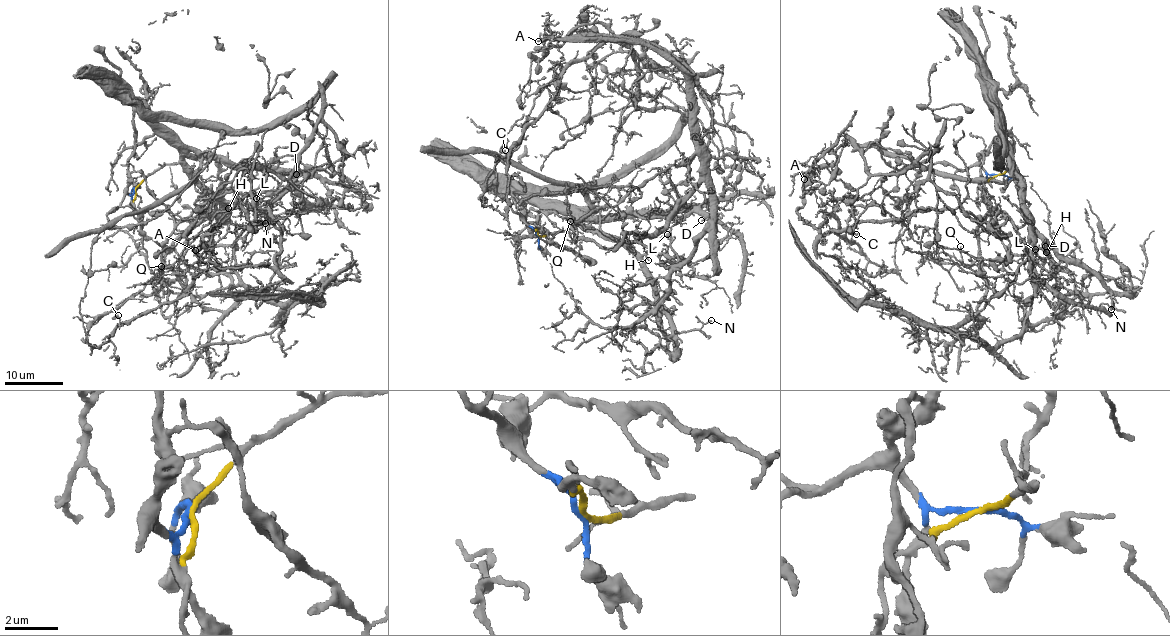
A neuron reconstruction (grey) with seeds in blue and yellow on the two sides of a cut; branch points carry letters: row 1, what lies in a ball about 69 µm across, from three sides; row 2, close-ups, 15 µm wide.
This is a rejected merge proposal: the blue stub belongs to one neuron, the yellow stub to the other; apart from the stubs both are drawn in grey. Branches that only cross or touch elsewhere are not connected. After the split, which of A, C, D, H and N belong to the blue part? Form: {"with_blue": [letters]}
{"with_blue": ["A", "C"]}

